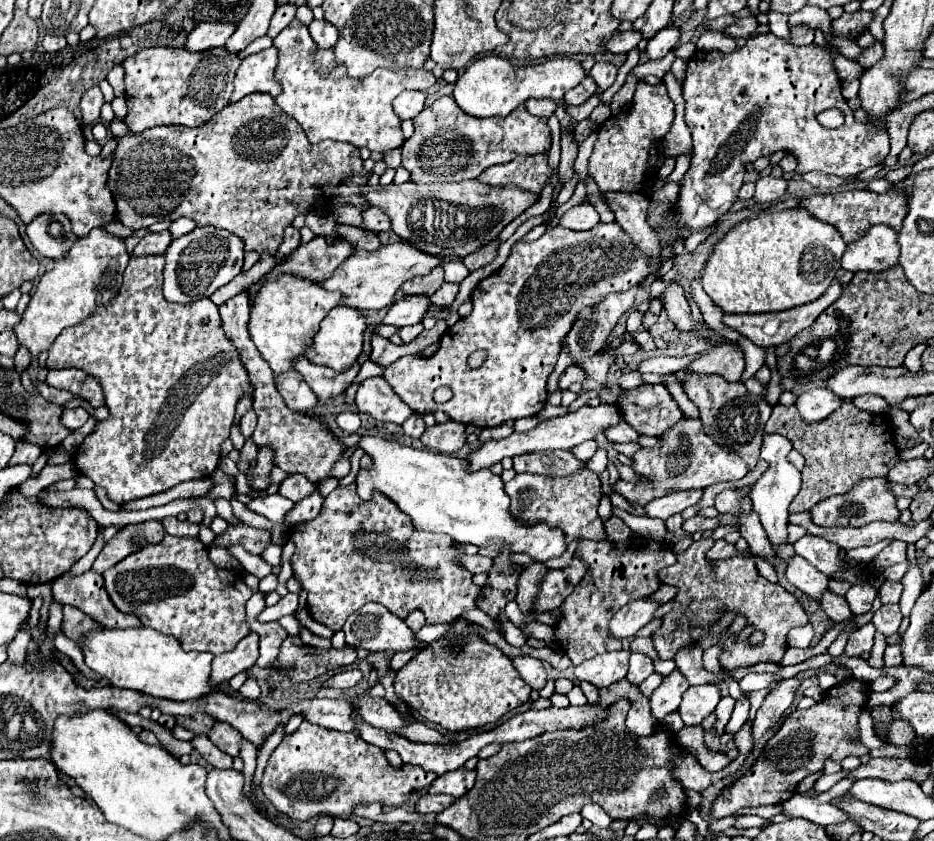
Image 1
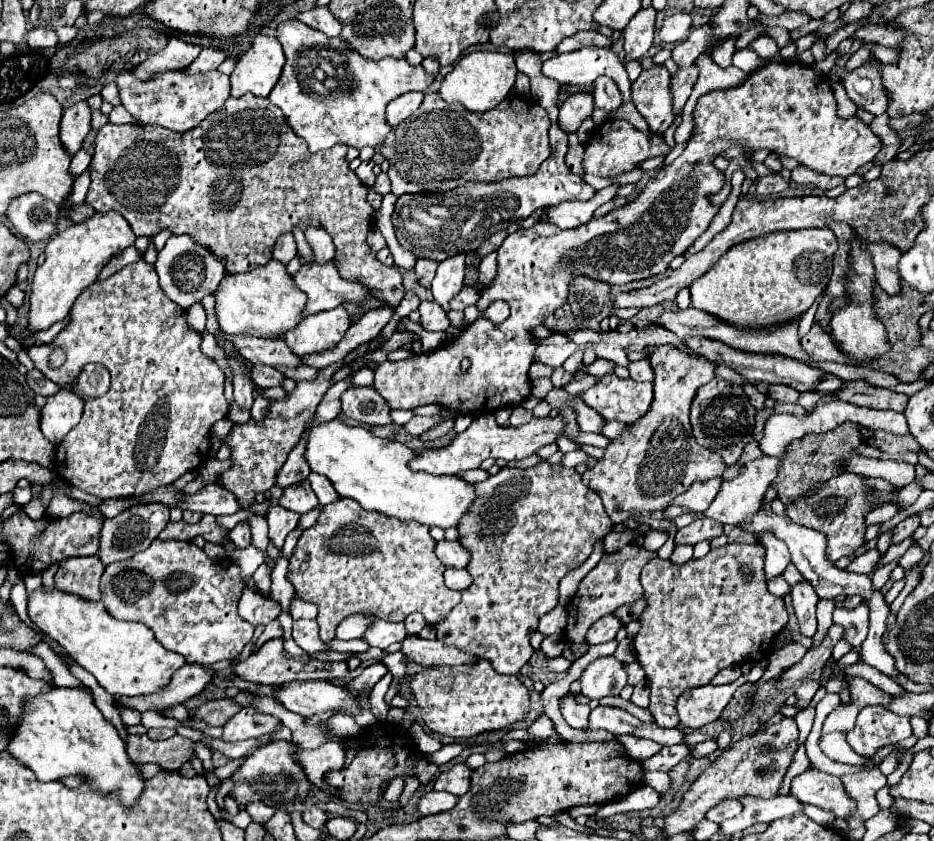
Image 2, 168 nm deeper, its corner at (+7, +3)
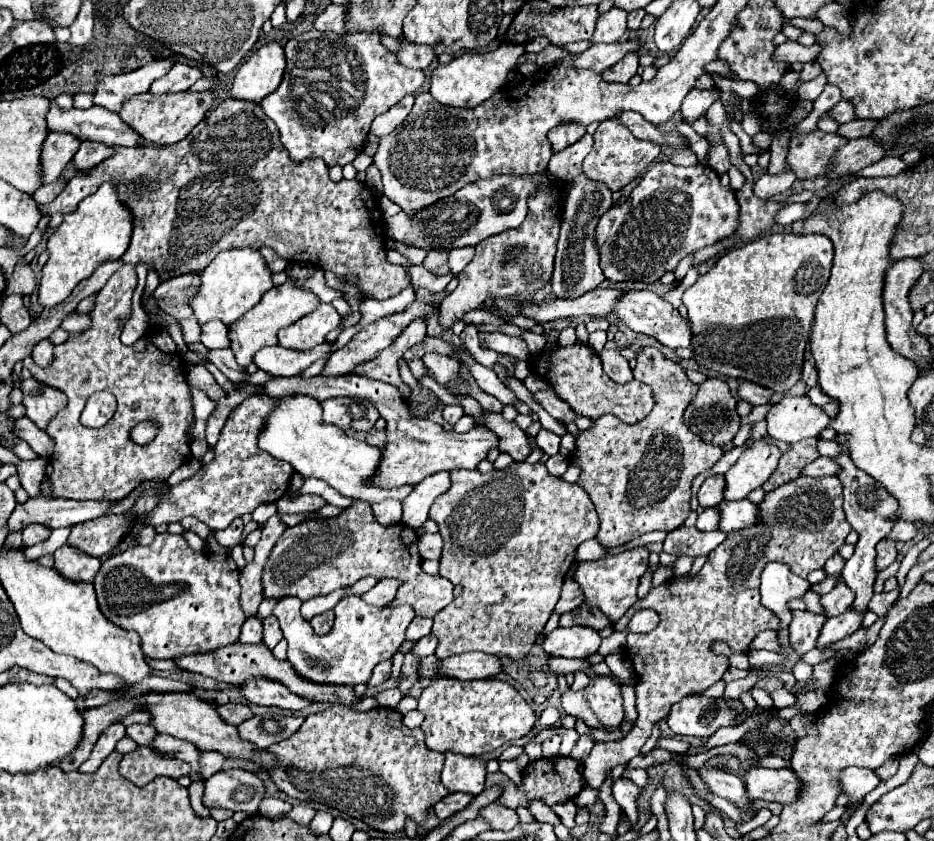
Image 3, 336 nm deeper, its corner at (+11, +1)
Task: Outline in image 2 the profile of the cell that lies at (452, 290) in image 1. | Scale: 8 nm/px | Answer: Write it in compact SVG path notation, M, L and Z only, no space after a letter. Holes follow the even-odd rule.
M422 301L420 307L420 325L426 331L448 331L450 321L446 317L446 311L440 307L438 301Z

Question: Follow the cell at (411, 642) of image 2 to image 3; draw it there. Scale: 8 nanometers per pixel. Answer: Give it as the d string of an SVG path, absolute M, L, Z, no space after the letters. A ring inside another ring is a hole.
M474 651L474 653L462 653L462 655L442 659L438 671L448 673L448 677L462 679L462 681L466 681L466 679L490 679L490 677L502 673L504 665L496 655Z

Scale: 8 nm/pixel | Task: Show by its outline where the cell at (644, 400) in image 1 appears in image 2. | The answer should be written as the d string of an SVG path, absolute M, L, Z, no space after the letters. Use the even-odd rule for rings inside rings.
M608 373L592 389L582 393L584 403L596 409L608 421L636 423L652 405L652 383L620 379Z

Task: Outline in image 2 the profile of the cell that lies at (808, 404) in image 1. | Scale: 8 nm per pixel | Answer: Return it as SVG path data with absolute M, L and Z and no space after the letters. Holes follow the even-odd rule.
M770 385L768 395L782 403L798 403L798 399L800 399L800 391L792 389L788 385Z

